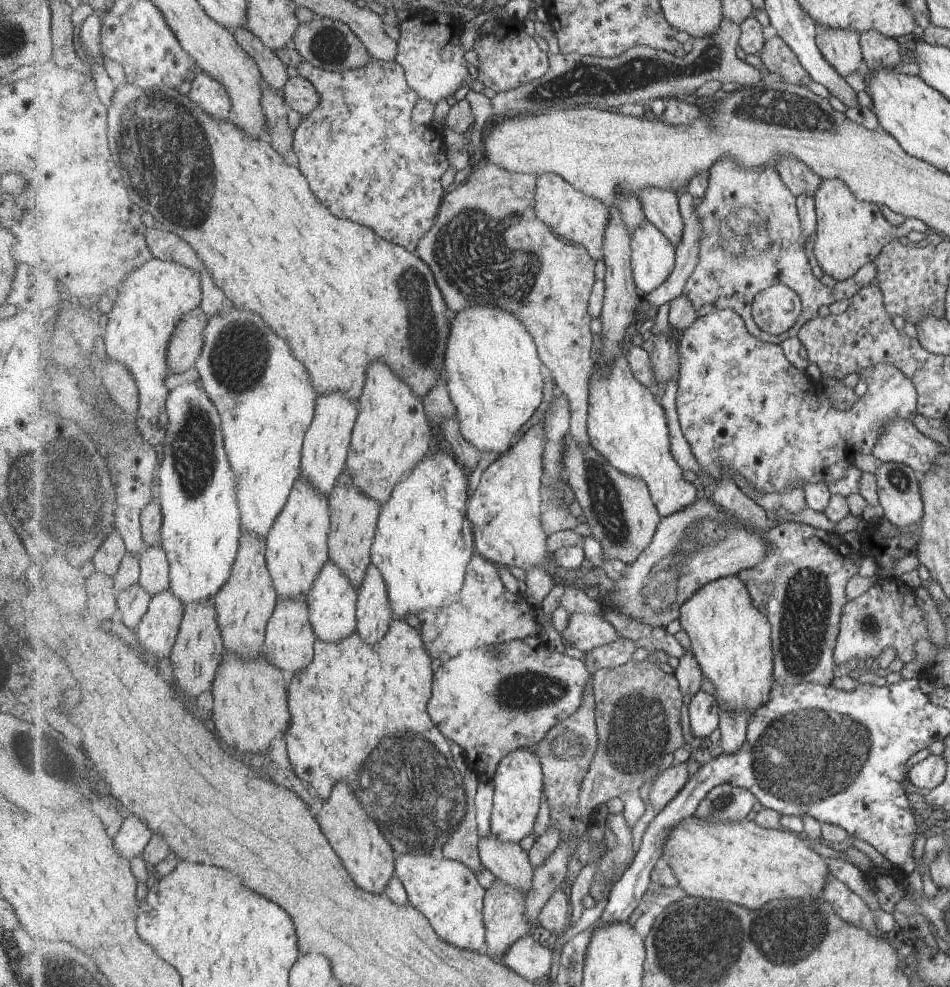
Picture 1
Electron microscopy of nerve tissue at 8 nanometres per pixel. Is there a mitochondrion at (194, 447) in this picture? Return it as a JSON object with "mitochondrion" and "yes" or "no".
{"mitochondrion":"yes"}

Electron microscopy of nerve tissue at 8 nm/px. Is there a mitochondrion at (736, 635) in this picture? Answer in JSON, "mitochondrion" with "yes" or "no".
{"mitochondrion":"no"}

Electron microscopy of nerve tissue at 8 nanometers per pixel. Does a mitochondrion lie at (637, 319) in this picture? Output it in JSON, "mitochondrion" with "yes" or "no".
{"mitochondrion":"no"}

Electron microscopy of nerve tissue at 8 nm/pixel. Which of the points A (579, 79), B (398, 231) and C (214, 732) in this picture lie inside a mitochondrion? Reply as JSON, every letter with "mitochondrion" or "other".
{"A":"mitochondrion","B":"other","C":"other"}

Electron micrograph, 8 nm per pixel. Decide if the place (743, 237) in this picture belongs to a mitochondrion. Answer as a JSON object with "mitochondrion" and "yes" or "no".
{"mitochondrion":"yes"}

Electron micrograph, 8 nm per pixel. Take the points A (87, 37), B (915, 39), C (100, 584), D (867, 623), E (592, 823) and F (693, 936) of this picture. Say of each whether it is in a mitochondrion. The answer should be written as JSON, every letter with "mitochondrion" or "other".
{"A":"other","B":"other","C":"other","D":"mitochondrion","E":"other","F":"mitochondrion"}

